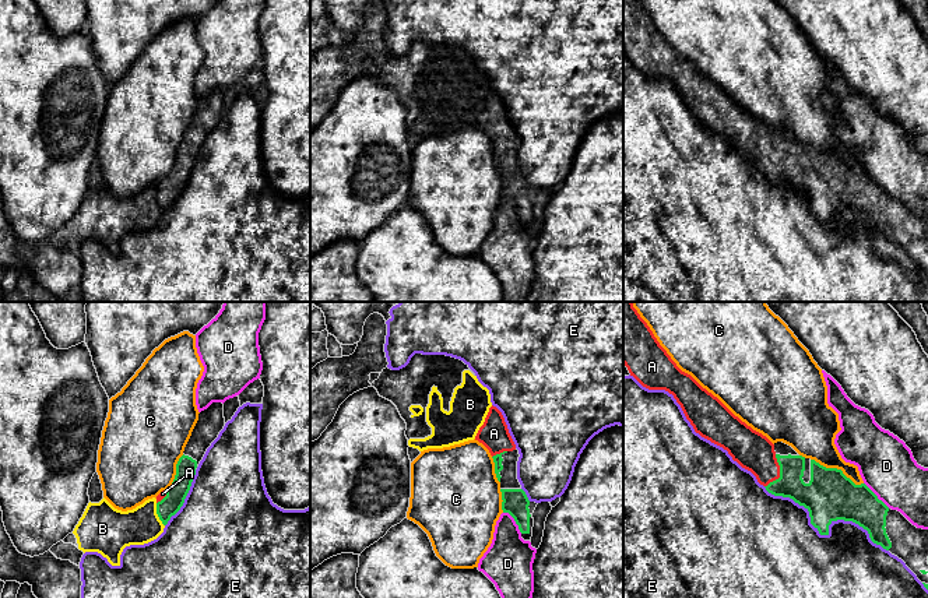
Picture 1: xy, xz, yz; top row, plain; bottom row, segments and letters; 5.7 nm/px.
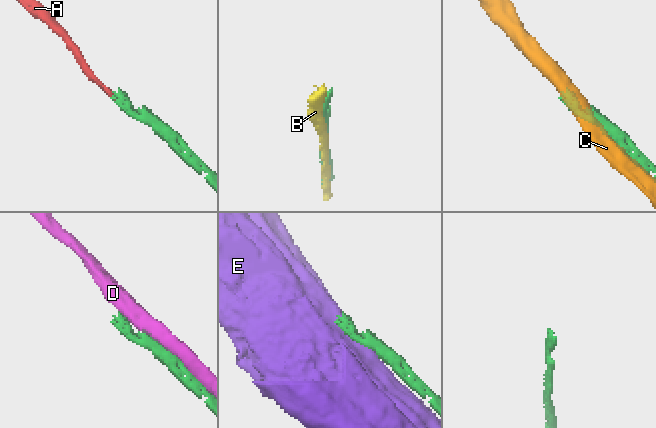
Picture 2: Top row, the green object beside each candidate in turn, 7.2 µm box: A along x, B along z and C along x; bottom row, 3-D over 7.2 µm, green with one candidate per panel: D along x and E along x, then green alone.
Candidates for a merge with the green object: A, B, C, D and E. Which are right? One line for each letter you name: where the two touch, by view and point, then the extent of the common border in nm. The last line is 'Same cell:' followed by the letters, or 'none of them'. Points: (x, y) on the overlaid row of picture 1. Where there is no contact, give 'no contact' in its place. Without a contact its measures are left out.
A: yz (780, 472) | 200 nm
Same cell: A

